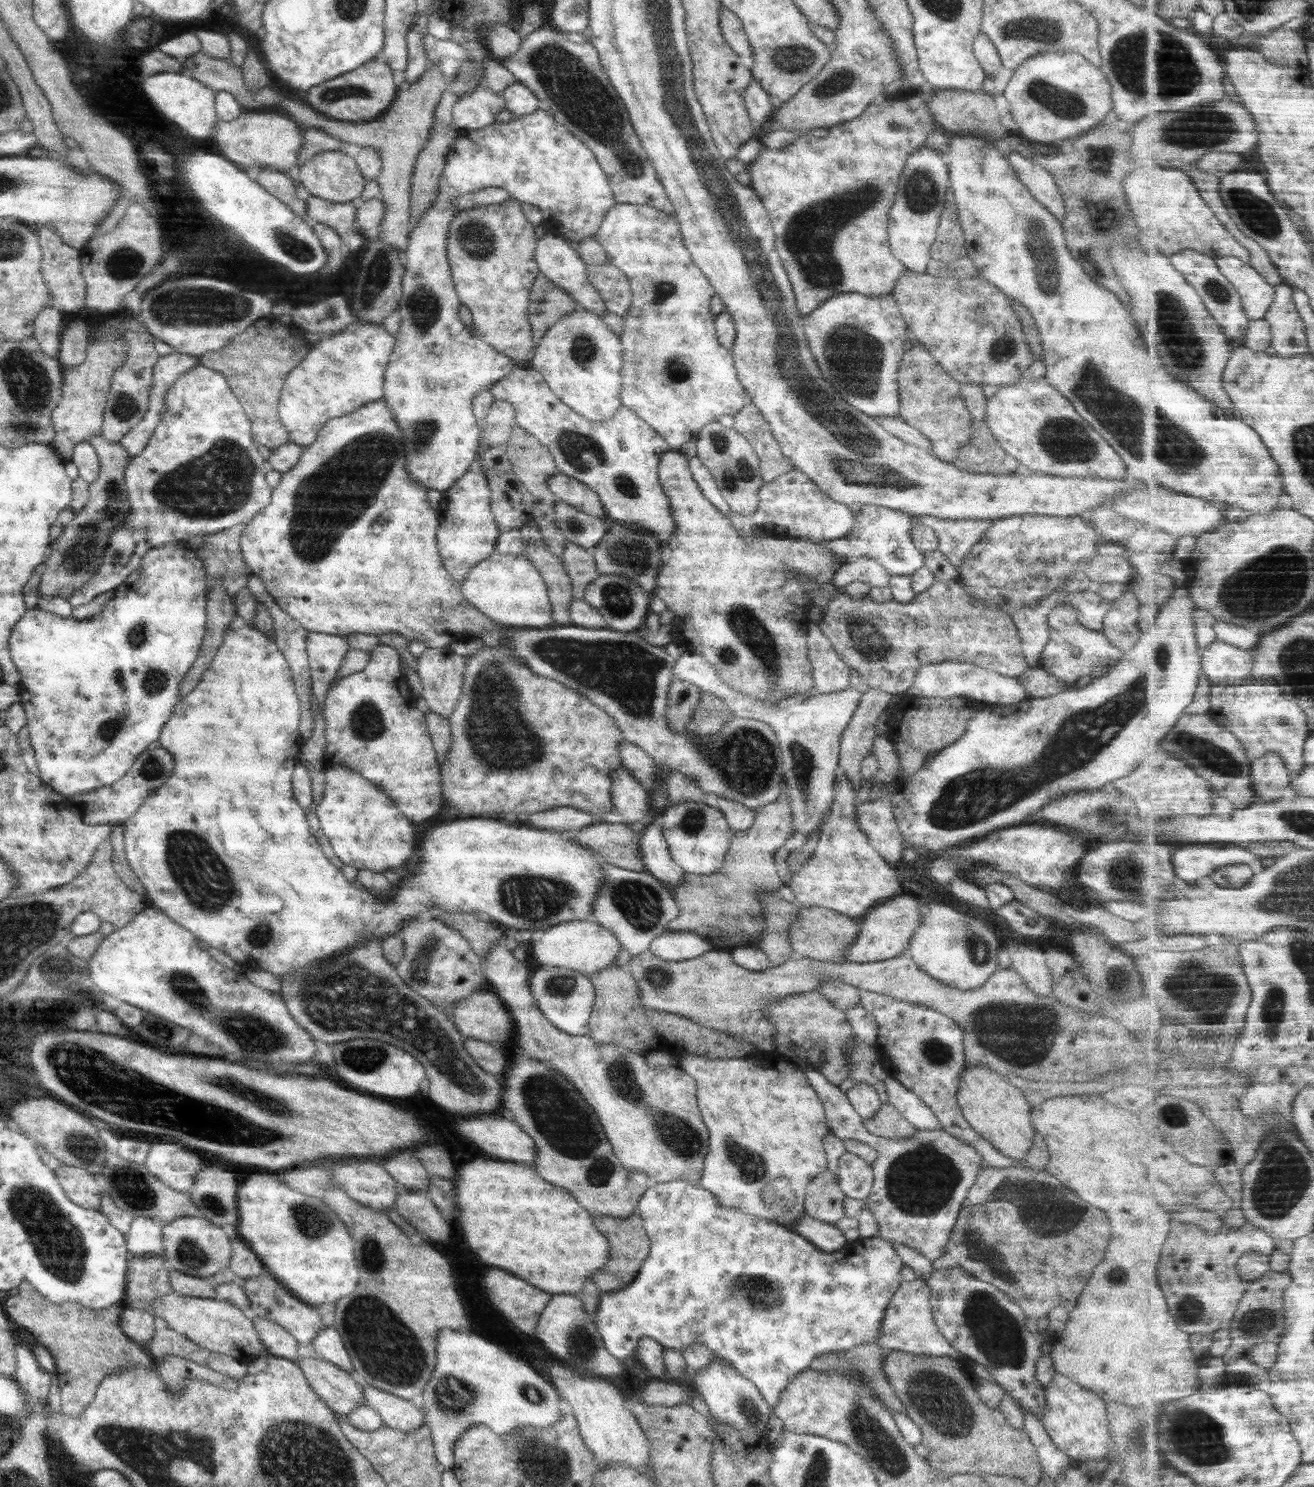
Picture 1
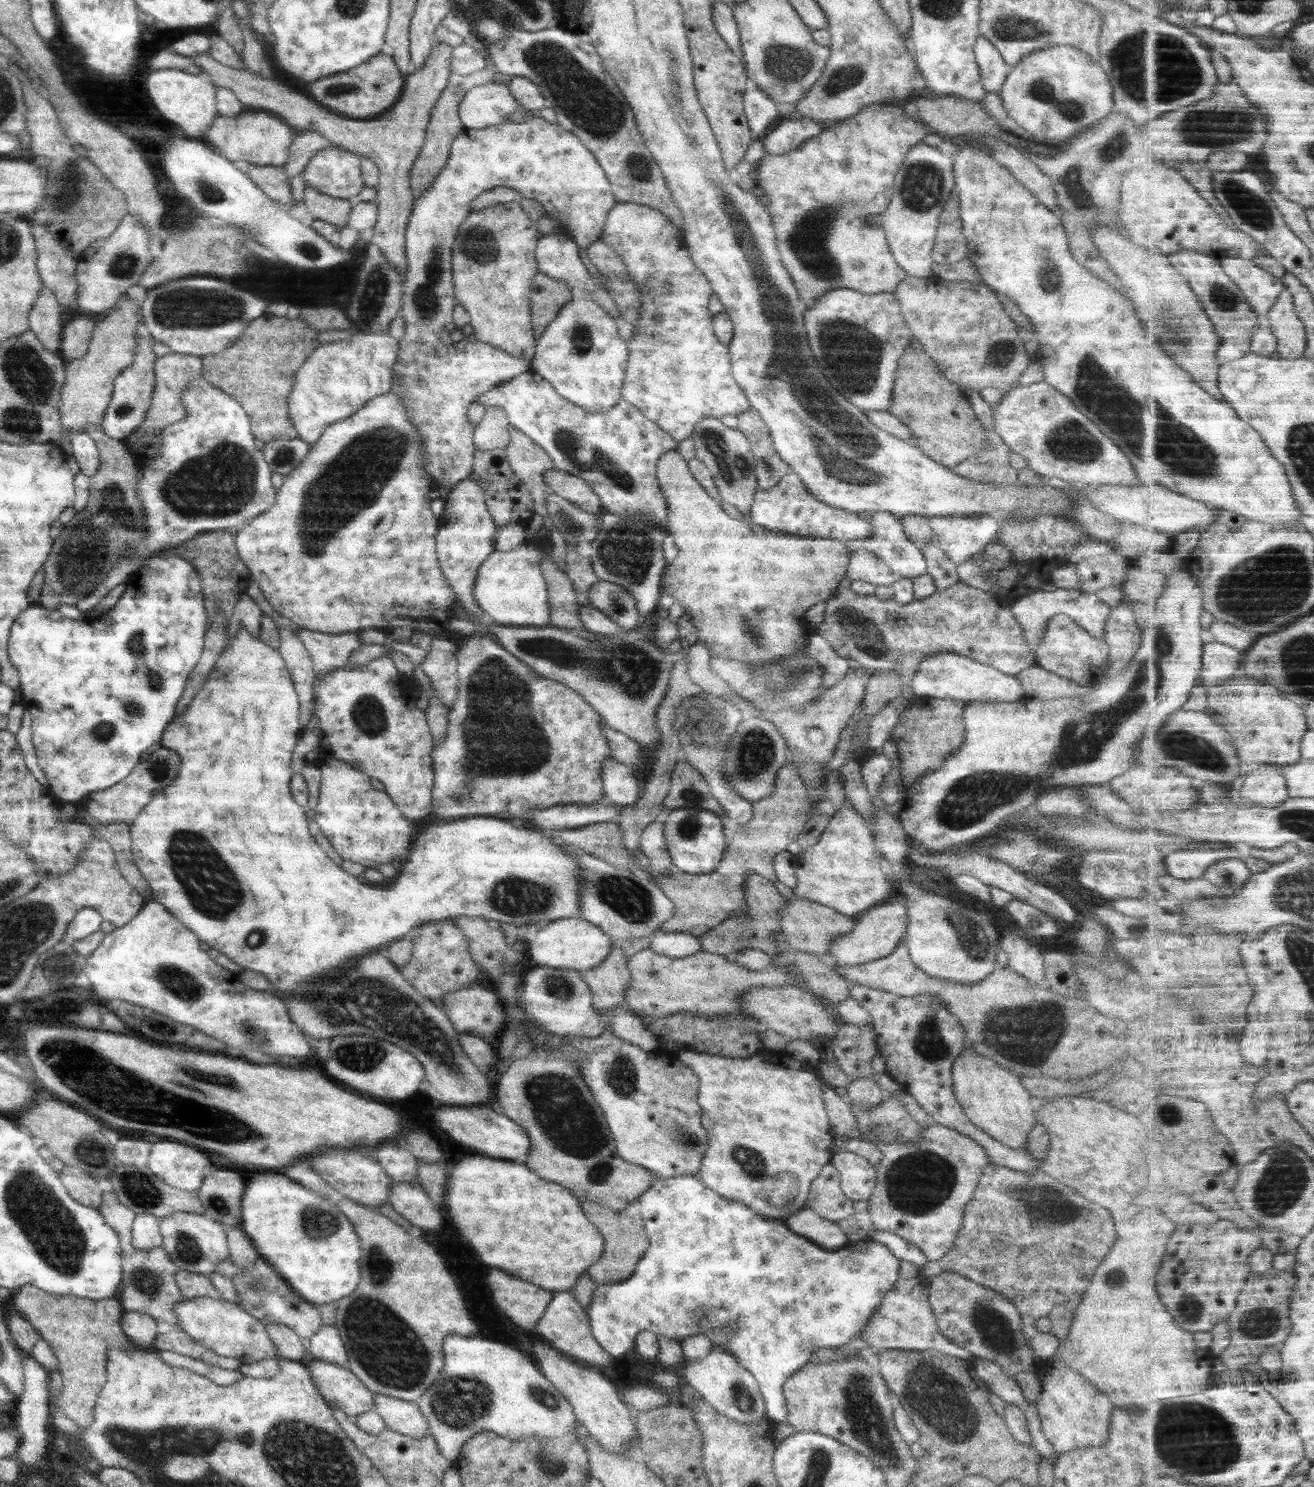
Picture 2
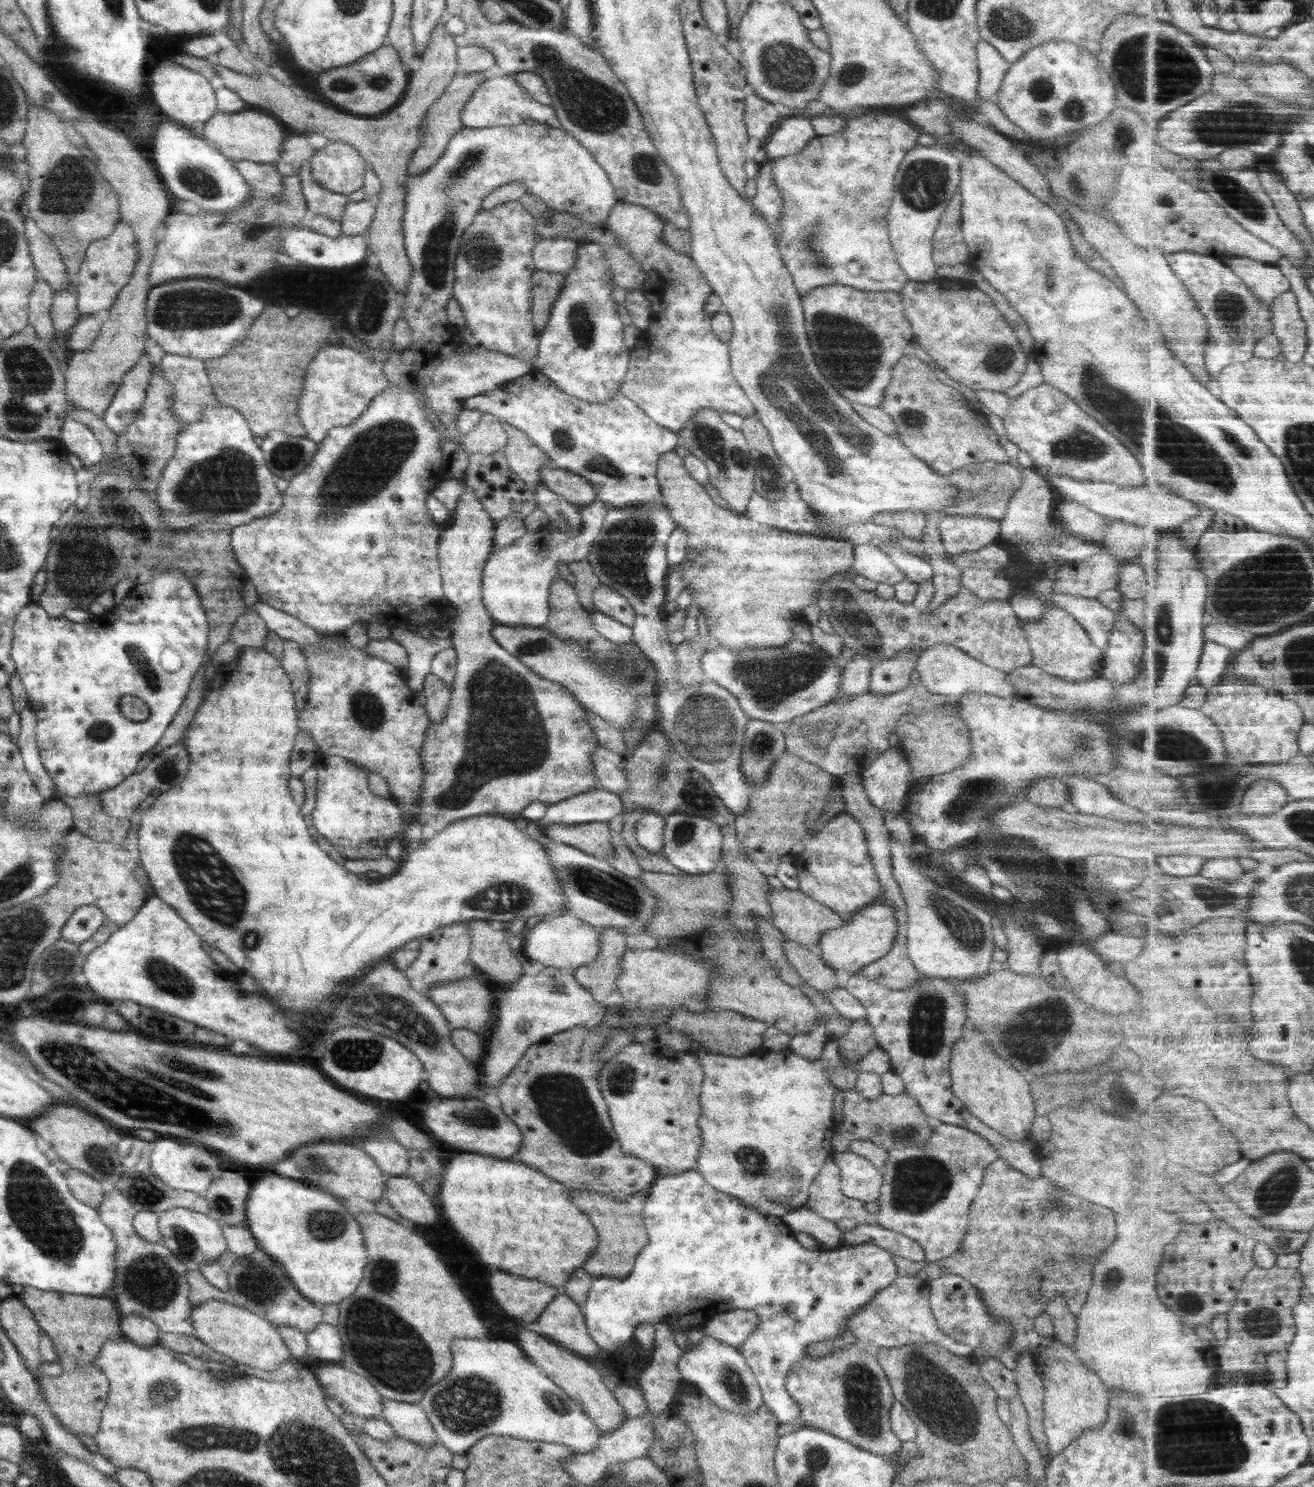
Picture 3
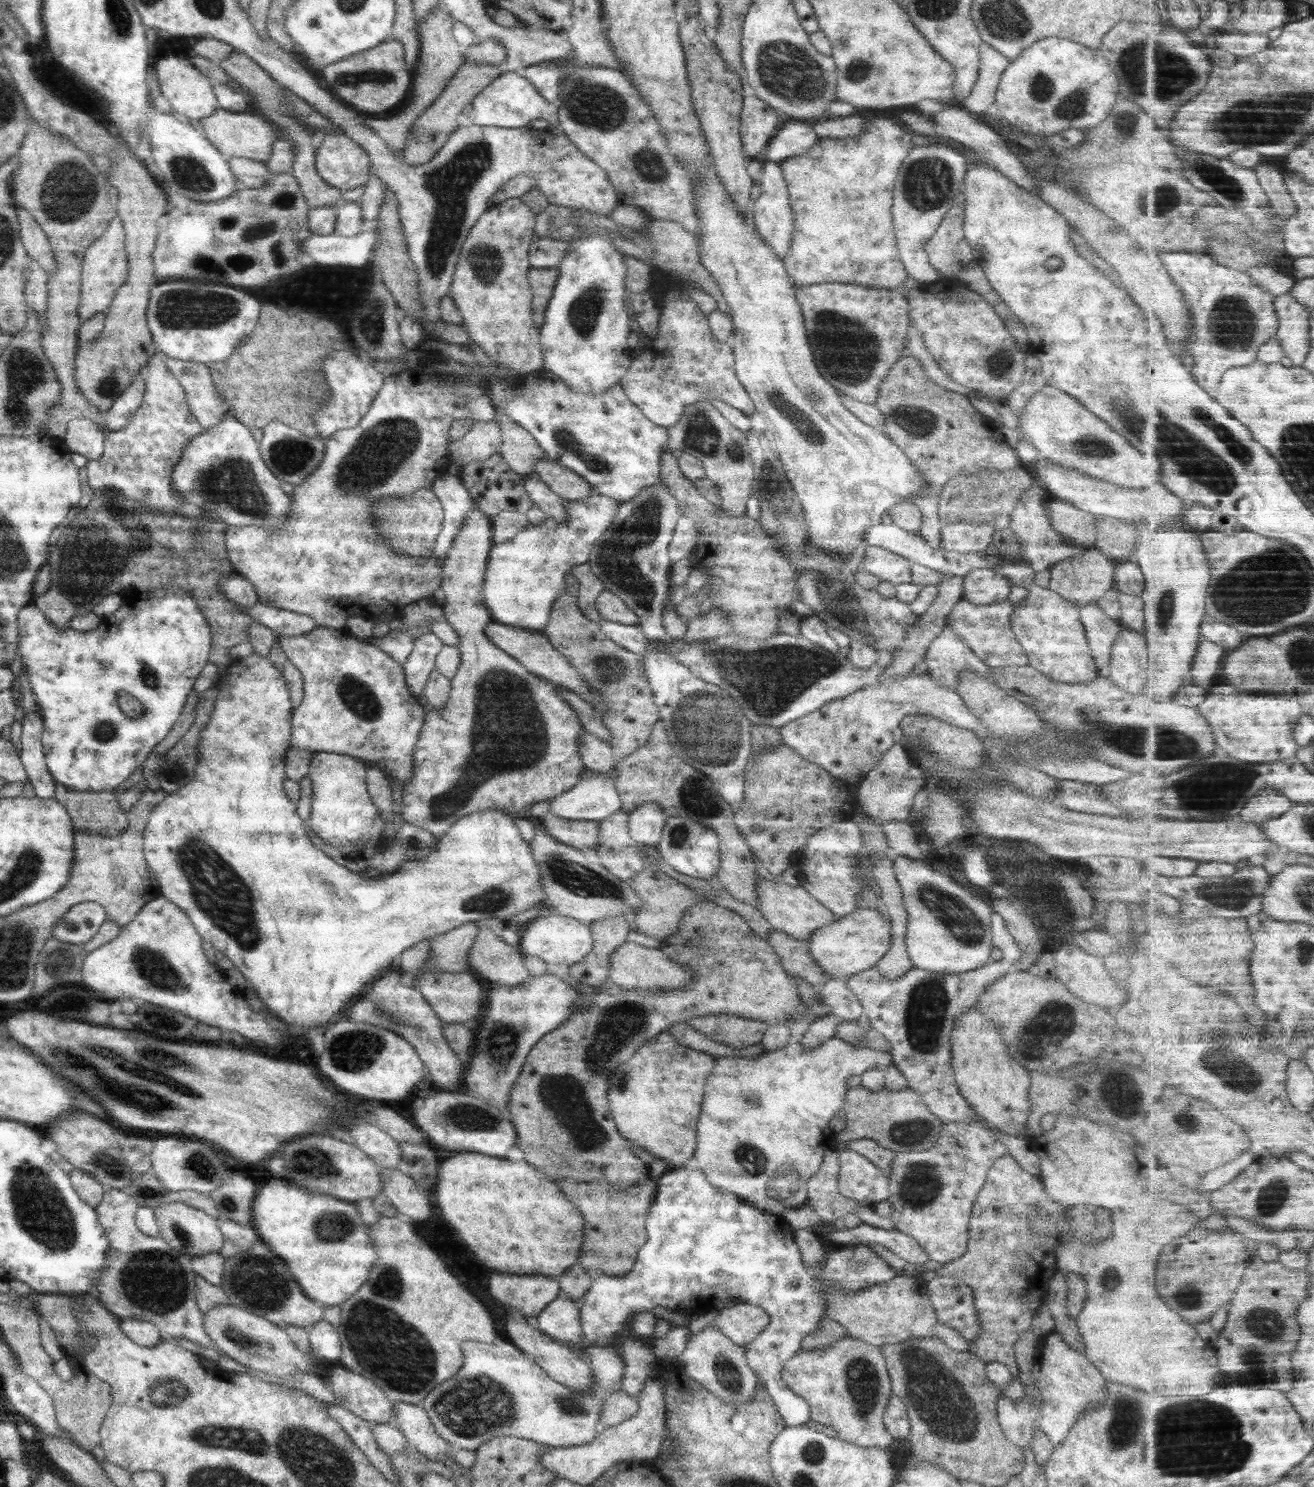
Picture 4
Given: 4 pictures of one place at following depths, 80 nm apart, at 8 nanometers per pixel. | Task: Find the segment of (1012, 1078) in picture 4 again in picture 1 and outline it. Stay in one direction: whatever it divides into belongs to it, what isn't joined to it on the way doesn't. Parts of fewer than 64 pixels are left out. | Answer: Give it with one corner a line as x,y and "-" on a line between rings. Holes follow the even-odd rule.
965,1064
963,1071
957,1101
964,1118
983,1139
988,1140
992,1147
1000,1150
1006,1158
1025,1165
1024,1160
1029,1154
1030,1146
1034,1146
1032,1138
1035,1128
1030,1116
1032,1106
1028,1104
1023,1092
1008,1084
1006,1078
990,1067

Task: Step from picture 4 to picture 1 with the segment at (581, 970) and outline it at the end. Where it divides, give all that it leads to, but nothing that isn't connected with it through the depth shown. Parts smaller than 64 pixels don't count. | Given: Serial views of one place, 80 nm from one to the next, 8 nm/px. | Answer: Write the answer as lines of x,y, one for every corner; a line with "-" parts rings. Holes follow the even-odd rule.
615,962
604,970
596,971
589,979
595,988
595,1001
588,1024
588,1036
598,1046
612,1044
643,1055
649,1050
662,1051
675,1058
679,1056
702,1056
709,1059
749,1058
753,1052
752,1044
730,1038
724,1032
698,1026
696,1022
676,1014
644,1008
639,999
639,988
634,977

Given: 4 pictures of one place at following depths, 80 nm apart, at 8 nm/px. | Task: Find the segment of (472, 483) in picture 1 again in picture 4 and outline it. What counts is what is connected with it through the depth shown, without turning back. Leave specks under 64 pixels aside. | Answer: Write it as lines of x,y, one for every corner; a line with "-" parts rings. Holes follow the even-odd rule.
475,504
475,506
471,508
471,512
467,514
467,519
464,521
463,527
459,528
458,533
456,533
456,537
454,537
454,541
452,541
452,547
448,549
448,555
446,555
444,561
441,562
442,575
439,599
442,602
440,605
441,609
444,611
444,620
452,625
453,630
457,632
459,638
458,648
461,652
460,667
458,667
456,675
451,680
449,699
445,702
445,705
441,709
435,709
430,706
426,707
427,711
424,715
424,724
420,729
416,748
413,752
413,775
403,786
402,790
402,818
406,823
413,824
418,828
423,828
435,837
444,836
450,830
451,824
454,824
463,816
472,814
472,812
484,812
488,809
498,809
503,814
508,814
510,816
521,811
529,812
532,804
540,802
541,800
548,802
552,797
566,792
581,779
581,776
586,771
590,771
581,761
579,753
581,734
585,733
586,730
580,724
579,716
574,712
574,709
562,696
559,696
559,692
555,689
555,685
528,672
520,662
512,658
509,654
506,654
503,650
500,650
488,636
486,636
485,626
493,620
486,609
483,586
485,583
487,562
489,561
490,552
493,546
491,519

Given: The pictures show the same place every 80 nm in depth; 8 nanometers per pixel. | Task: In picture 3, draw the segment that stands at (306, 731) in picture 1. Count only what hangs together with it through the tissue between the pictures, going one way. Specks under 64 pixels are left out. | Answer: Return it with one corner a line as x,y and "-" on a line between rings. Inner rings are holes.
293,640
283,641
282,669
291,680
291,687
295,698
295,707
304,708
309,693
308,665
305,662
302,645

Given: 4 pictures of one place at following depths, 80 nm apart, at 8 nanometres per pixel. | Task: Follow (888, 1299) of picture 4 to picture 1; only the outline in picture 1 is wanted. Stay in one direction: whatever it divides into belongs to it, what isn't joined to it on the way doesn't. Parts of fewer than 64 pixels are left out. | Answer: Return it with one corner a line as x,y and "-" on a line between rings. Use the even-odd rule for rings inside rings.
917,1278
911,1281
902,1281
899,1289
889,1300
885,1308
884,1318
877,1344
886,1351
902,1351
913,1355
932,1355
950,1357
957,1360
964,1359
937,1329
933,1320
930,1304
930,1287
927,1281

